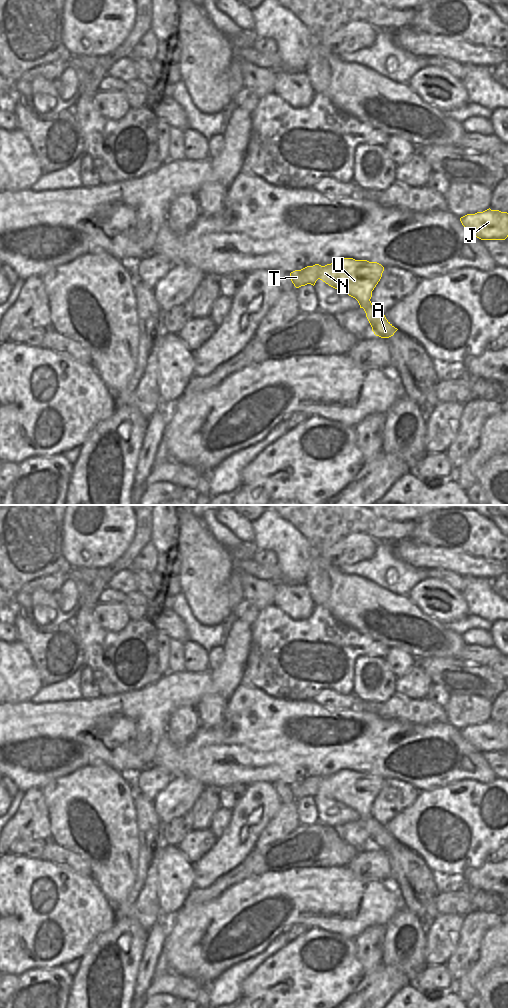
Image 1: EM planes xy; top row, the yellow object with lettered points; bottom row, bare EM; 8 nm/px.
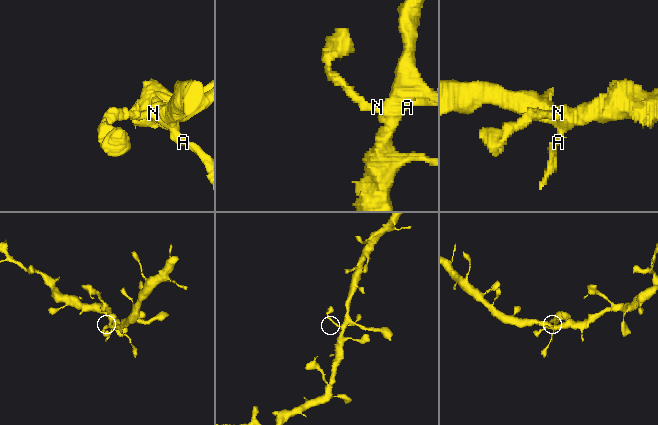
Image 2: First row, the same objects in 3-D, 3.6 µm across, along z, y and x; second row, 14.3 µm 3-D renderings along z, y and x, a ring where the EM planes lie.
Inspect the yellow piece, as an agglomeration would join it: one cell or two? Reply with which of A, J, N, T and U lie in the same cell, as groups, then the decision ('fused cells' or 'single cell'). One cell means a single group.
A J N T U; single cell

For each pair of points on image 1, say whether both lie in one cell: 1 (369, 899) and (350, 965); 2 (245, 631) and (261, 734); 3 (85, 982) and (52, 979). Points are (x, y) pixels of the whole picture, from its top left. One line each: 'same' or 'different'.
1: different
2: different
3: different

